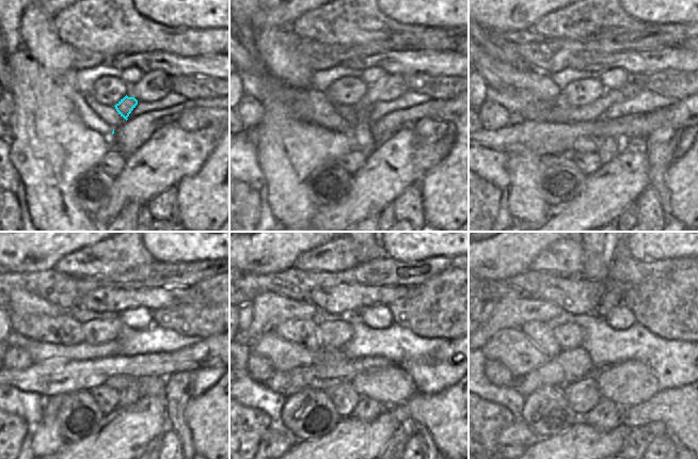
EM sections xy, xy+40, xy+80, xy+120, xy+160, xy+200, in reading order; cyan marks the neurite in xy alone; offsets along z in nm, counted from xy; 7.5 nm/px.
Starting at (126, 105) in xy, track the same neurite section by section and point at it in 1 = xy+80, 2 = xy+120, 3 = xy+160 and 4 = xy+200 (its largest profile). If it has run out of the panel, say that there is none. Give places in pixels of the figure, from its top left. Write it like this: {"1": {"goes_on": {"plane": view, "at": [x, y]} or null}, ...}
{"1": {"goes_on": {"plane": "xy+80", "at": [608, 147]}}, "2": {"goes_on": {"plane": "xy+120", "at": [130, 394]}}, "3": {"goes_on": {"plane": "xy+160", "at": [366, 409]}}, "4": {"goes_on": {"plane": "xy+200", "at": [605, 416]}}}

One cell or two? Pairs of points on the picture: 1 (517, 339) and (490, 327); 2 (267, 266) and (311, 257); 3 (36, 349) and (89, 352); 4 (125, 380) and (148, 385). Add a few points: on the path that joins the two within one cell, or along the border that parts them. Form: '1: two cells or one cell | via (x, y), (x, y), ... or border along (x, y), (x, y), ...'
1: two cells | border along (519, 327), (502, 329), (482, 348)
2: two cells | border along (317, 247), (305, 251), (292, 267)
3: one cell | via (49, 351), (76, 351)
4: one cell | via (130, 379), (139, 379), (143, 382)

